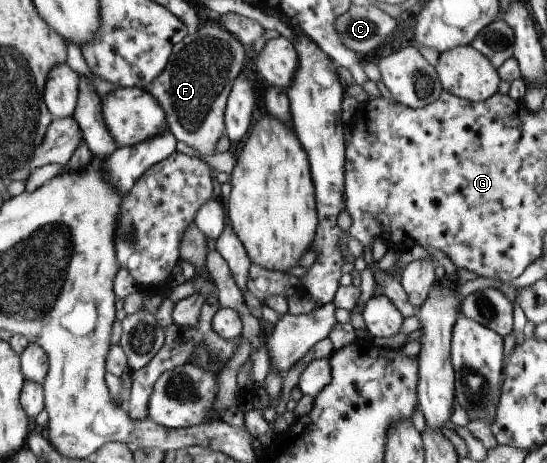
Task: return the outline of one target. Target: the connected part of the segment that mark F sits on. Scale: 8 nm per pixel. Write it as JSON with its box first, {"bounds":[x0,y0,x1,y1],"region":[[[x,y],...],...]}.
{"bounds":[145,25,242,157],"region":[[[205,25],[173,45],[168,62],[145,91],[156,99],[166,119],[166,129],[199,157],[216,153],[216,143],[225,134],[224,107],[233,80],[242,73],[242,43],[225,28]]]}

